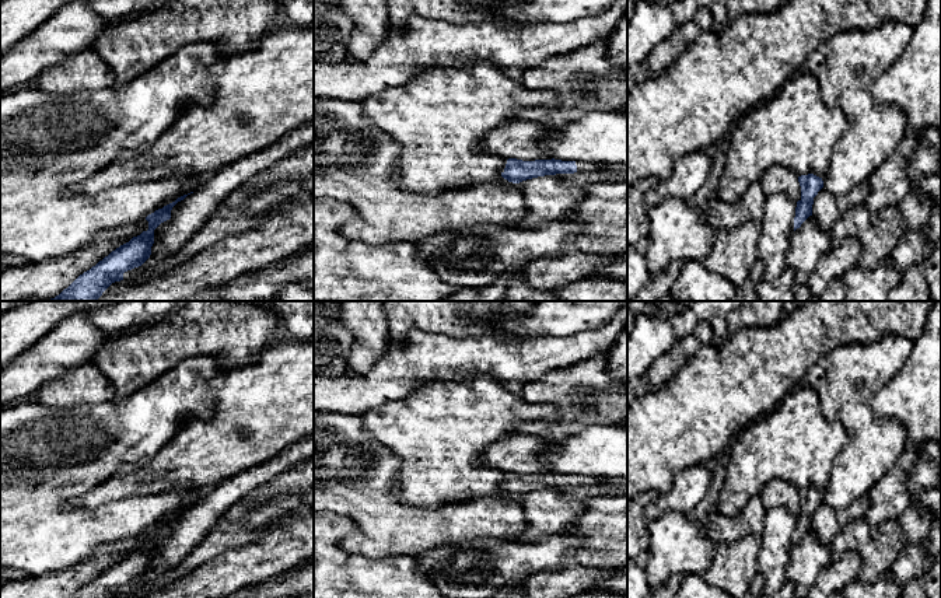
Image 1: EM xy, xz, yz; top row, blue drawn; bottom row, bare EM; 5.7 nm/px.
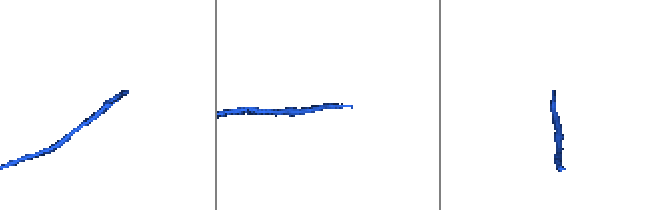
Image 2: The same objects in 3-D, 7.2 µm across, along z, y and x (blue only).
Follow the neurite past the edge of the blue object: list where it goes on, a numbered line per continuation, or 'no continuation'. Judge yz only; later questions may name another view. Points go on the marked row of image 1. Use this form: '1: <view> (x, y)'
no continuation

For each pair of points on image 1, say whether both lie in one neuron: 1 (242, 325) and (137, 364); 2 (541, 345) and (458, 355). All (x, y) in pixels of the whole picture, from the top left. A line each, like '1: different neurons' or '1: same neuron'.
1: same neuron
2: same neuron

